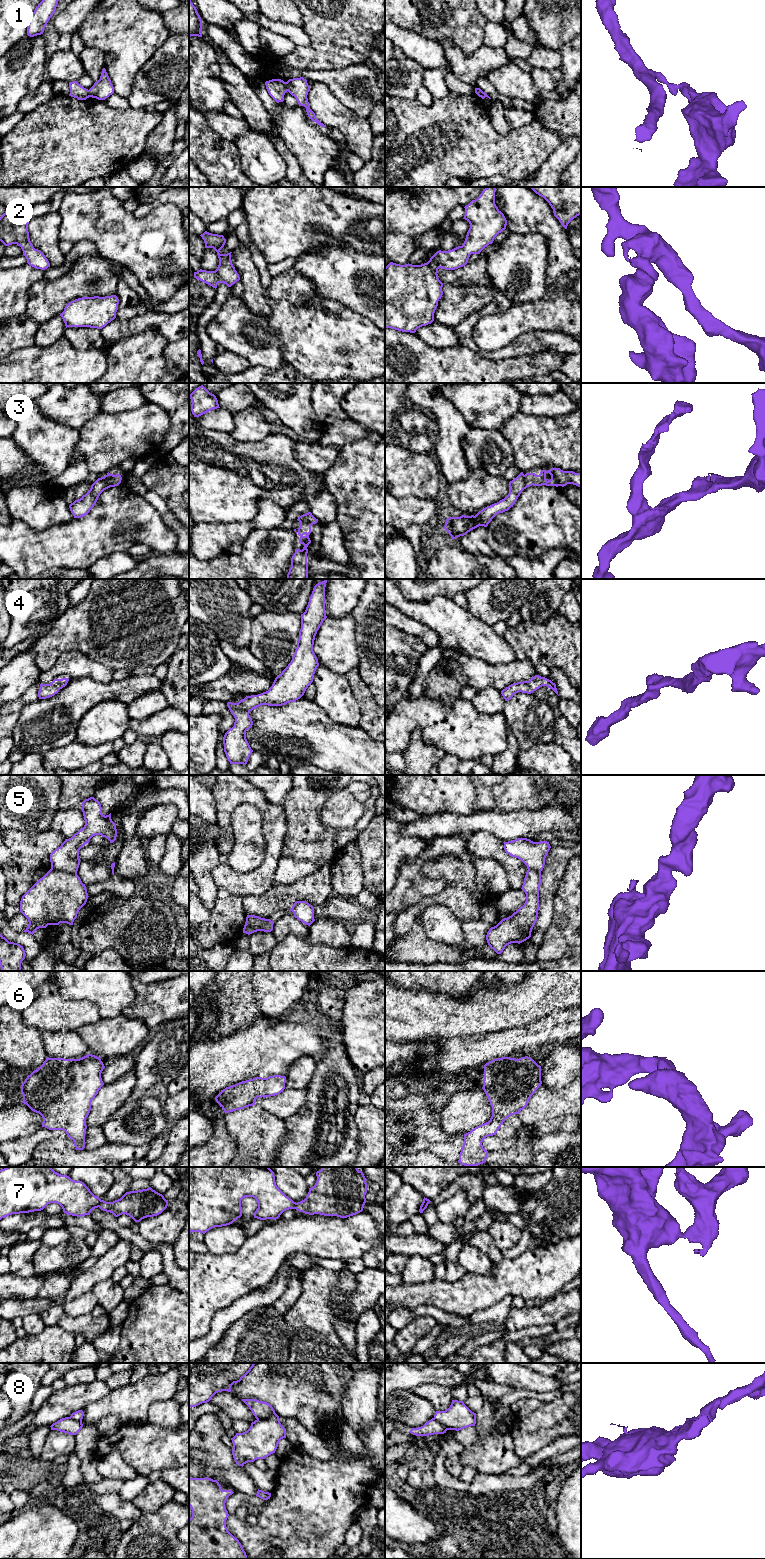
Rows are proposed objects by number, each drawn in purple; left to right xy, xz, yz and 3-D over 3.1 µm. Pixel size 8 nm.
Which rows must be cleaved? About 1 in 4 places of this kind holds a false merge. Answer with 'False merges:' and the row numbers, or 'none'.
False merges: 1, 5, 7, 8

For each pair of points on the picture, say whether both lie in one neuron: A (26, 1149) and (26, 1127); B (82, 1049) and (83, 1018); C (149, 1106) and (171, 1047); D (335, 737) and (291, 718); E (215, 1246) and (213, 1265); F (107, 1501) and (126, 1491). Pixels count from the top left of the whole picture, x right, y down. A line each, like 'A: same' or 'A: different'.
A: different
B: different
C: different
D: same
E: different
F: different

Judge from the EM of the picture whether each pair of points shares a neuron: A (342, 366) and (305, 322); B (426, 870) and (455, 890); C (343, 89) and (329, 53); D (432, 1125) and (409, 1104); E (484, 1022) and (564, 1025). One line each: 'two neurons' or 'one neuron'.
A: one neuron
B: one neuron
C: two neurons
D: one neuron
E: two neurons

